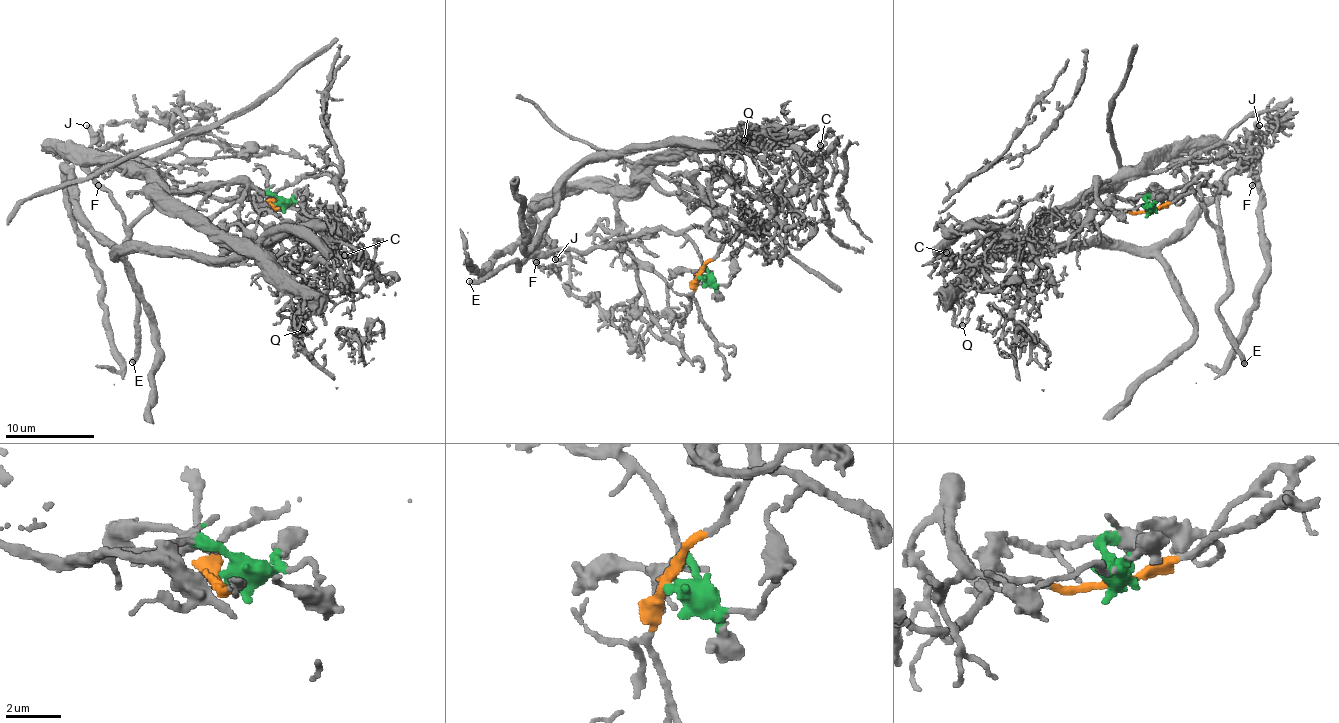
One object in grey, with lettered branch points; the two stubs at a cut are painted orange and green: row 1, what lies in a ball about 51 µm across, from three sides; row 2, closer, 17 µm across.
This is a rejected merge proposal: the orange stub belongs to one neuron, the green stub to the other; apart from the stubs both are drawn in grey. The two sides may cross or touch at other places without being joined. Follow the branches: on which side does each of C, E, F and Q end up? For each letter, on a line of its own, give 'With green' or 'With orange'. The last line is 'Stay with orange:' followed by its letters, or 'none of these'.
C: With orange
E: With green
F: With orange
Q: With orange
Stay with orange: C, F, Q

